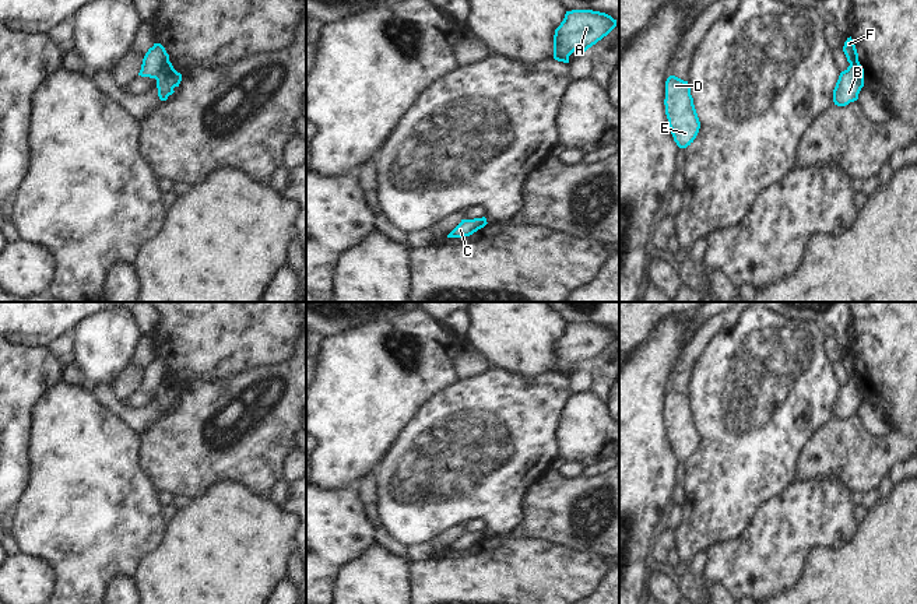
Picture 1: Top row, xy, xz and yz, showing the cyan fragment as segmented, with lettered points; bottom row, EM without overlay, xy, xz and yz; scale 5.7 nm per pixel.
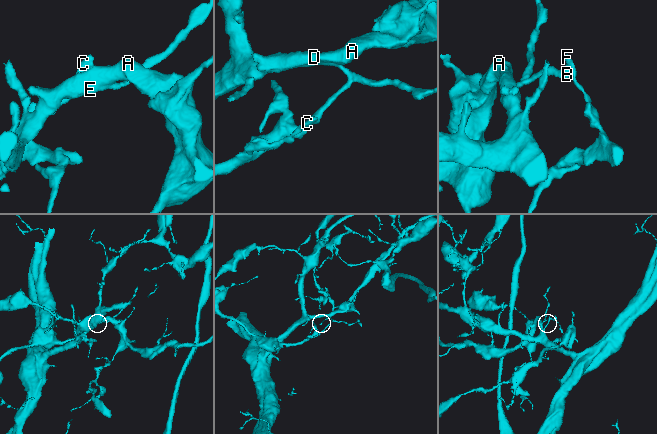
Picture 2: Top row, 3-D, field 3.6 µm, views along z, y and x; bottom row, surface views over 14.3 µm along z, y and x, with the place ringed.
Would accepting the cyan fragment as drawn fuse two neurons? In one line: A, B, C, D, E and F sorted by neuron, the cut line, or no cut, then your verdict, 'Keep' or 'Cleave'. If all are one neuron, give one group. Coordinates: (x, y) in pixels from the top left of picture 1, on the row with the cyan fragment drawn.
Groups: A B D E / C F. Split along xy (168, 60), (154, 77). Cleave.

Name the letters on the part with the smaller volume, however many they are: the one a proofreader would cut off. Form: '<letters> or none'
C, F

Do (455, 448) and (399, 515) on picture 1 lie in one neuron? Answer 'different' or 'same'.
same

